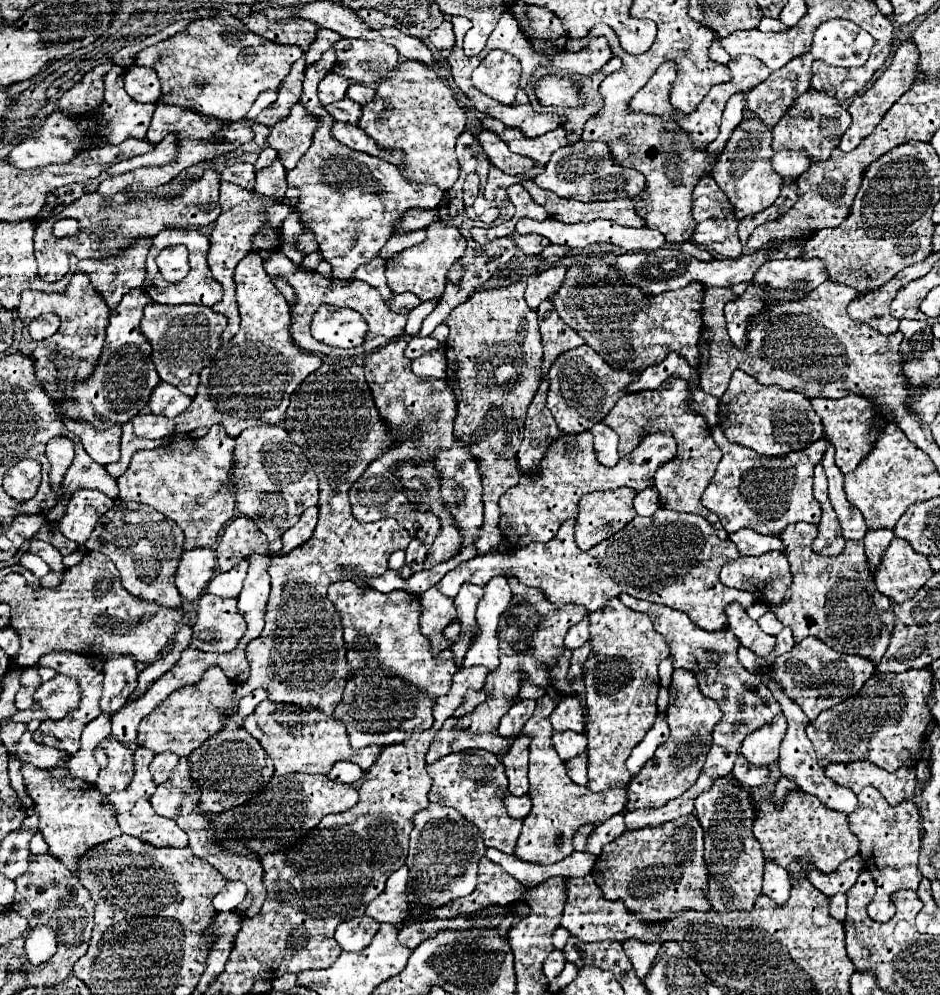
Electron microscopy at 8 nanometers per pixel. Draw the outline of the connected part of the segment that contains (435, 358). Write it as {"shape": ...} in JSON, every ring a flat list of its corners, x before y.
{"shape":[[428,353,412,361,412,372,422,377,445,379,447,359,444,353]]}

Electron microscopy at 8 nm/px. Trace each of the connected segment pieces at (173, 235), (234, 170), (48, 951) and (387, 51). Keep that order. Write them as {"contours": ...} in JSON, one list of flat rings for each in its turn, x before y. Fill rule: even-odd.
{"contours":[[[188,227,188,229,162,229,156,237,154,237,154,243,152,243,152,249,148,253,148,259,146,259,146,281,144,281,144,291,152,297,152,301,156,303,164,303,164,305,180,305,180,303,194,303,194,305,208,305,212,307,214,303,222,301,222,295,224,295,224,289,222,285,218,285,218,281,212,279,212,273,206,265,206,253,208,253,208,237,202,235,198,229,194,227],[176,243,182,243,186,245,186,249,190,251,190,273,178,281,178,283,154,283,154,277,158,275,158,267,156,267,156,255,168,247,168,245,176,245]],[[234,163,222,171,222,181,236,183,244,189,254,189,254,167,250,163]],[[40,925,28,935,24,947,26,947,26,957,30,963,34,965,44,963,56,953,56,935,50,927]],[[340,39,336,45,334,73,360,83,378,83,398,67,398,51,386,43,364,39]]]}

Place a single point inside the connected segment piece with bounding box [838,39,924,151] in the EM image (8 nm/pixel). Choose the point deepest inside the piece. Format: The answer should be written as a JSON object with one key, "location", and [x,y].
{"location":[867,109]}

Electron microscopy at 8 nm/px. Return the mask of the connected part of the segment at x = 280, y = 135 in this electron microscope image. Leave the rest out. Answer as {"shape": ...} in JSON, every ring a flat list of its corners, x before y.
{"shape":[[296,103,290,109,288,117,278,121,270,129,268,141,278,151,288,171,292,171,298,159,308,151,312,143,312,135,318,125,320,125,318,117,310,115,302,103]]}

